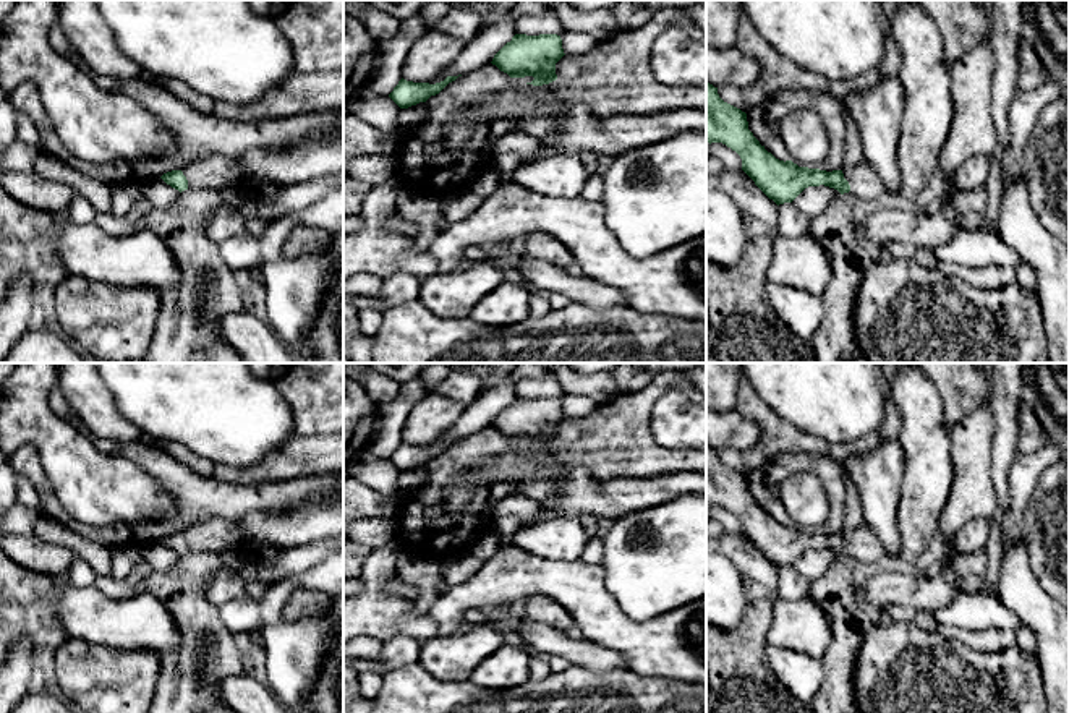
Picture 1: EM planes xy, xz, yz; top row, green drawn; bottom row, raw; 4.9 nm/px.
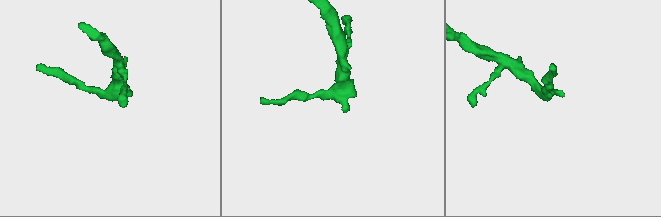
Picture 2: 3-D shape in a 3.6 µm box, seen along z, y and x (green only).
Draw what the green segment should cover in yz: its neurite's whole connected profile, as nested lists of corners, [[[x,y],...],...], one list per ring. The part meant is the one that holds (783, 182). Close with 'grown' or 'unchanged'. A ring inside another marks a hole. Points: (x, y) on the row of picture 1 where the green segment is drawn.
[[[706,81],[706,141],[722,143],[742,159],[742,170],[777,206],[792,203],[808,186],[829,186],[841,194],[878,201],[888,191],[863,160],[850,169],[820,170],[779,160],[748,130],[747,113],[724,102],[718,88]]]; grown

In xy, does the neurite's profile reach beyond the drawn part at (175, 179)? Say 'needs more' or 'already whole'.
needs more

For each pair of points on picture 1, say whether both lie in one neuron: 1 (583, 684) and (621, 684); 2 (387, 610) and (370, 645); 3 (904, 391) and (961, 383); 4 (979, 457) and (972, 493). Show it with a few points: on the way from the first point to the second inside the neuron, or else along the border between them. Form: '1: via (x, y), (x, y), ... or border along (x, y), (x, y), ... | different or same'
1: via (593, 684), (611, 684) | same
2: border along (360, 636), (370, 636), (383, 642) | different
3: border along (930, 379), (941, 399), (946, 423) | different
4: via (972, 465), (972, 485) | same

